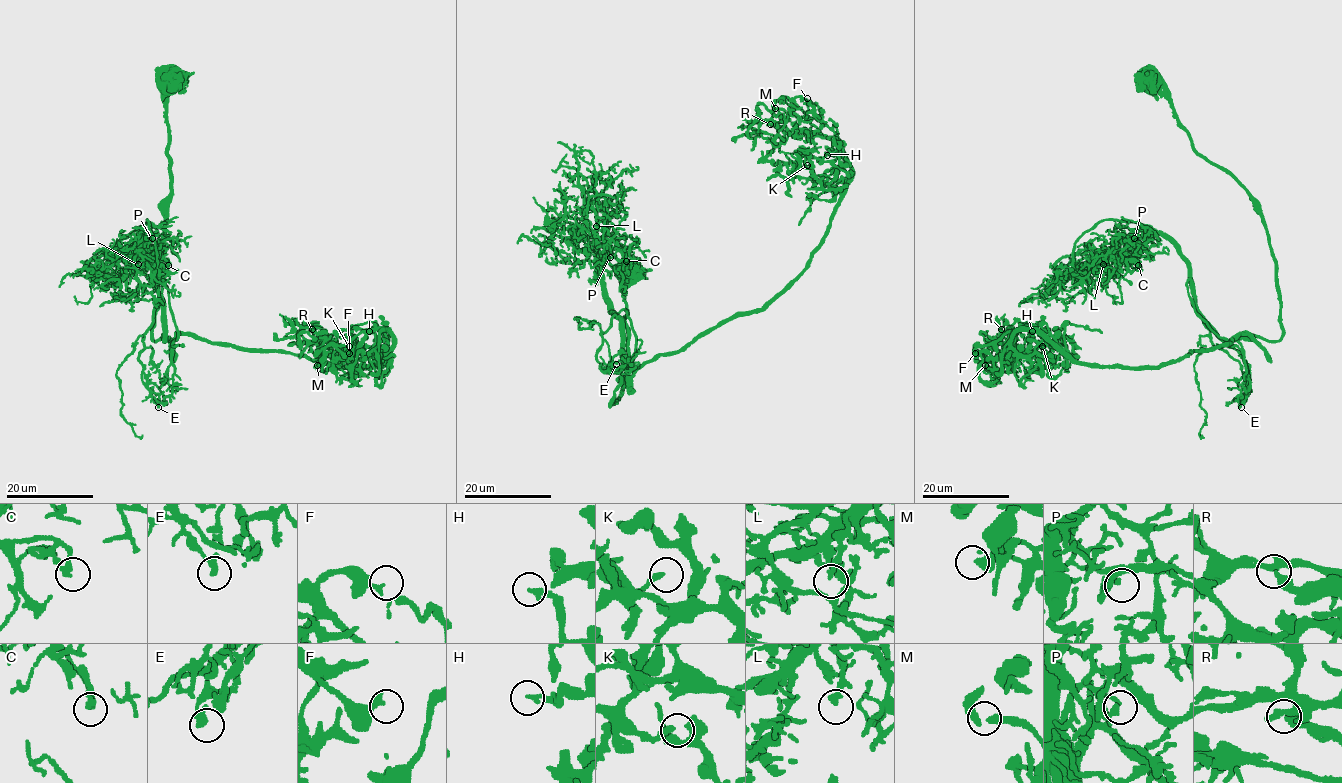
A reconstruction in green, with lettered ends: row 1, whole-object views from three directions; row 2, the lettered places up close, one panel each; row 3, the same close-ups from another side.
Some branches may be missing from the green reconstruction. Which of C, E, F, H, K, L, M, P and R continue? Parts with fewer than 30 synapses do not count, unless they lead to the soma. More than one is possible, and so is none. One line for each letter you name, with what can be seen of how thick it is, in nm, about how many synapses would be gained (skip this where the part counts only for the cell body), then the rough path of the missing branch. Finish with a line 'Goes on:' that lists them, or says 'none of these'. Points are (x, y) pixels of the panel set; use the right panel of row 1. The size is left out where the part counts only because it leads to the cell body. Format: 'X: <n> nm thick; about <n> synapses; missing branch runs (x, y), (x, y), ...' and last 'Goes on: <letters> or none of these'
Goes on: none of these

